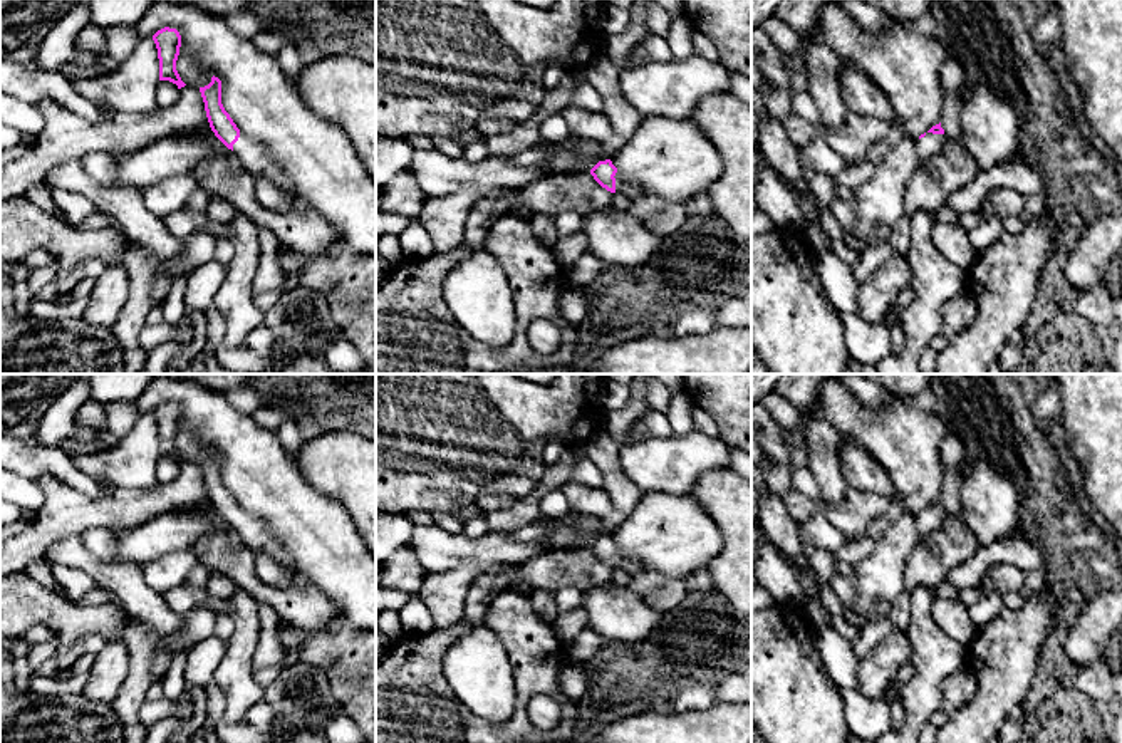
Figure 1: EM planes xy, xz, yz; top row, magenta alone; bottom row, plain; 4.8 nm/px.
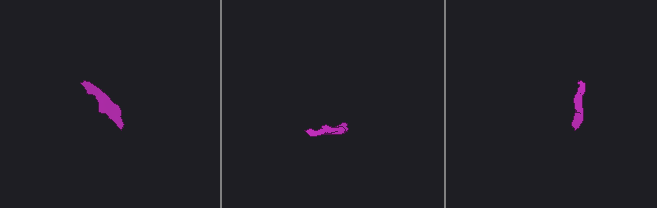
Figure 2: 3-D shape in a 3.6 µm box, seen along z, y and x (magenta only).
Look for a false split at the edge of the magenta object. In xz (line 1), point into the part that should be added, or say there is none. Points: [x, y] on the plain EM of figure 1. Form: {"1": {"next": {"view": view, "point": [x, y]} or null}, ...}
{"1": {"next": {"view": "xz", "point": [623, 561]}}}

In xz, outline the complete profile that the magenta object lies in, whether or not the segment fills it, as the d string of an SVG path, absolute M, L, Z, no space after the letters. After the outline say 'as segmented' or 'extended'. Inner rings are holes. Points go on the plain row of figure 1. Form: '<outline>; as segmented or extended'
M610 535L599 537L590 545L590 550L602 564L605 564L610 569L622 569L631 577L636 577L644 572L642 565L636 559L622 552Z; extended

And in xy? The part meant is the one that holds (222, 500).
M211 453L211 458L200 463L206 493L215 512L235 528L238 538L255 553L270 555L283 570L297 579L295 564L282 543L273 537L265 522L257 515L245 512L221 480L221 456Z; extended

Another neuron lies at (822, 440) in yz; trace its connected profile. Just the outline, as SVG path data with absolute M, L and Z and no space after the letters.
M812 418L805 429L808 470L820 488L820 503L837 505L845 500L849 483L844 480L839 458L842 434L825 418Z

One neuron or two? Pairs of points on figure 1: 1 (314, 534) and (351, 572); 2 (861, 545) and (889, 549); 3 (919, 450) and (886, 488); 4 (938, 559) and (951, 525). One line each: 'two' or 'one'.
1: one
2: two
3: two
4: one

